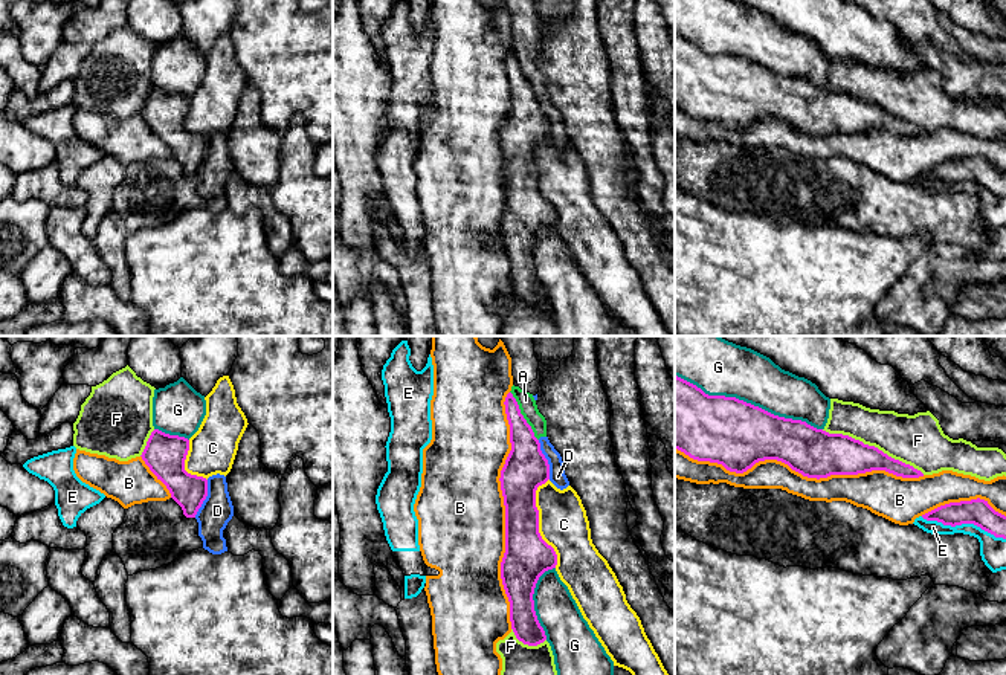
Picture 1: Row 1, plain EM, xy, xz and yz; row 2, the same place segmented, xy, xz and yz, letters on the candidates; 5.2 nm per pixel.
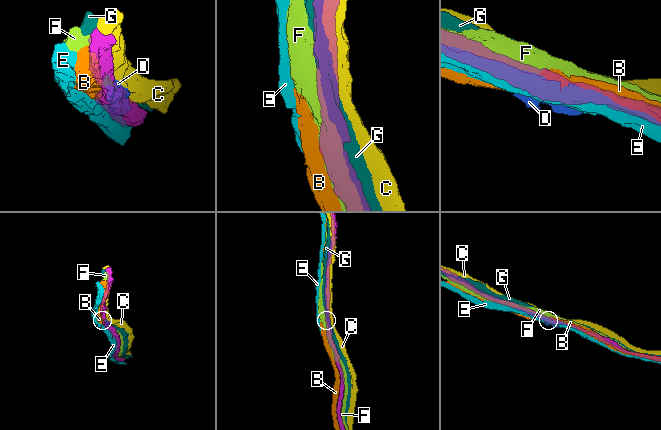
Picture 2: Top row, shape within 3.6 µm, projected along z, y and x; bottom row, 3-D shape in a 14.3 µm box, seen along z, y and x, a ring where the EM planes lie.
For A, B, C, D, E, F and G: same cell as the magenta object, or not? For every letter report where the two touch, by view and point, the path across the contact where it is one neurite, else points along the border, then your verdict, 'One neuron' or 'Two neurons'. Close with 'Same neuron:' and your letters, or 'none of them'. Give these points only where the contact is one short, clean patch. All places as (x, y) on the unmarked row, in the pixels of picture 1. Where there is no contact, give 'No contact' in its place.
A: Touches magenta at xz (522, 74). Boundary: xz (510, 49), (519, 71), (538, 98). Two neurons
B: Touches magenta at yz (800, 130). Two neurons
C: Touches magenta at xz (538, 180). Two neurons
D: Touches magenta at xz (547, 118). Two neurons
E: Touches magenta at yz (964, 180). Two neurons
F: Touches magenta at yz (873, 104). Two neurons
G: Touches magenta at yz (748, 61). Two neurons
Same neuron: none of them

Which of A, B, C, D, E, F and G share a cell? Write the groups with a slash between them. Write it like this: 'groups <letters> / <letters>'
groups A D / B / C / E / F / G

